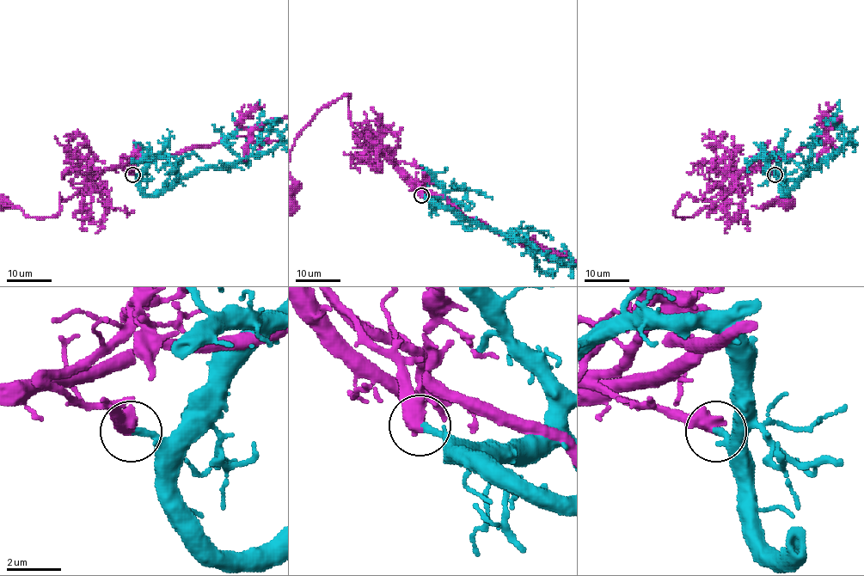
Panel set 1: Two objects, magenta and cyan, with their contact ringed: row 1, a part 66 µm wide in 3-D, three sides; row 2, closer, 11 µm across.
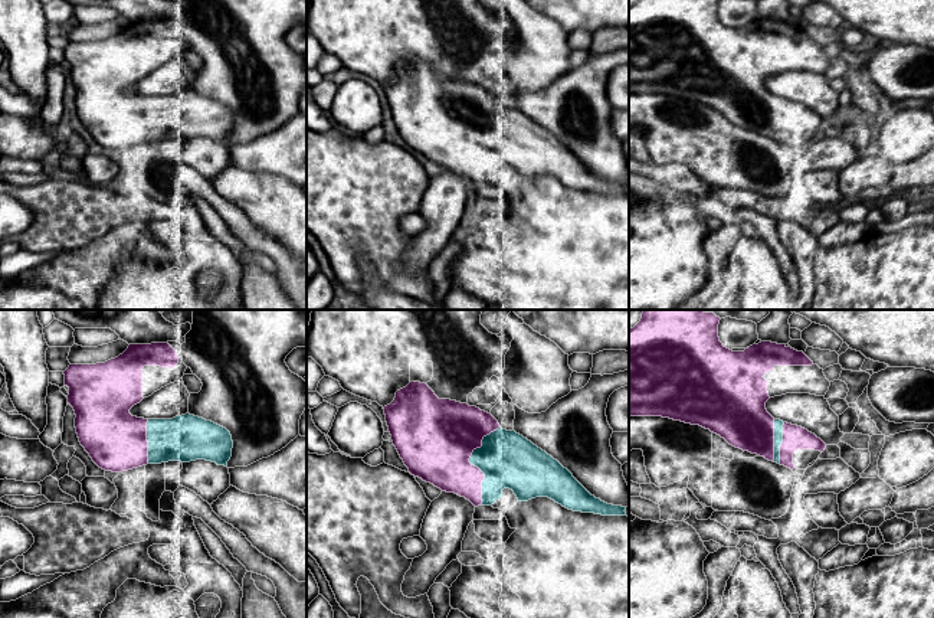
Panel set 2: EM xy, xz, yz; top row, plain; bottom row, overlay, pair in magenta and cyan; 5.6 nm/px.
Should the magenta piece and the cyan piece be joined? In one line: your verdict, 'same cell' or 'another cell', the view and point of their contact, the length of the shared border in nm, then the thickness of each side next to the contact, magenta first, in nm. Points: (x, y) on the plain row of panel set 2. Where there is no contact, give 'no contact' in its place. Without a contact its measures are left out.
another cell | xz (471, 141) | 460 nm | 440/320 nm

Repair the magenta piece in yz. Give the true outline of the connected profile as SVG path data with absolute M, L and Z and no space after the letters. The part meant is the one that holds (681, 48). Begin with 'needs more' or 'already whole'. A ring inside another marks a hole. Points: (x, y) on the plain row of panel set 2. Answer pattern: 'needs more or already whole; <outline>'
already whole; M638 0L629 7L629 94L662 94L691 102L699 102L724 115L730 122L764 134L774 140L774 95L767 89L767 58L763 55L774 43L812 43L813 39L803 30L786 22L761 19L744 29L733 29L722 23L718 14L720 0Z

